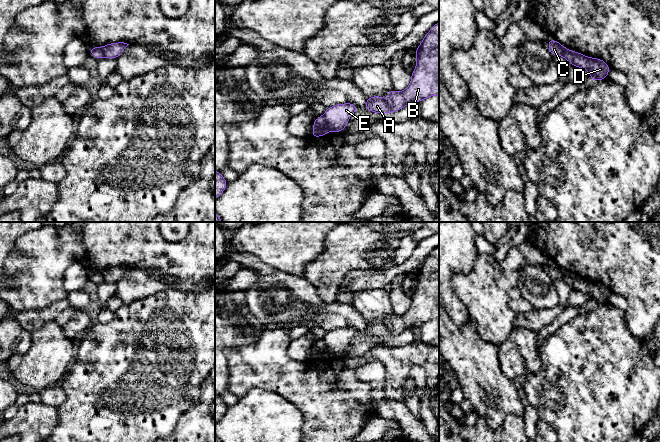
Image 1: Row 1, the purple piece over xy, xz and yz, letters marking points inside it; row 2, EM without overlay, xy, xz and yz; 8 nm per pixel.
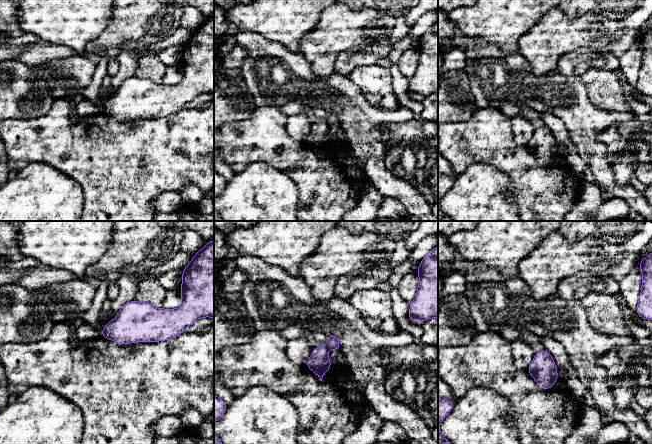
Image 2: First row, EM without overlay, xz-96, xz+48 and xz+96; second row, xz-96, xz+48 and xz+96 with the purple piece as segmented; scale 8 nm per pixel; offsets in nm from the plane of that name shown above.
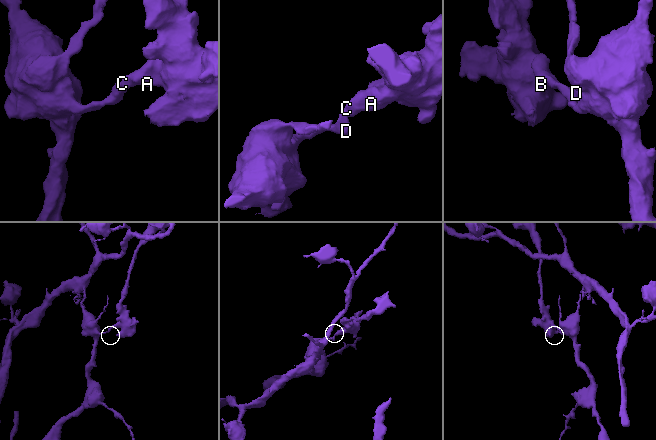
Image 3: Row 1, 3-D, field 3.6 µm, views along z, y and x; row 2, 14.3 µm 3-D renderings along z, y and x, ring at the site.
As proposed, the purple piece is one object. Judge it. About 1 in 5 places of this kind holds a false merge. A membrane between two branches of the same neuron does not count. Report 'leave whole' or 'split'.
split

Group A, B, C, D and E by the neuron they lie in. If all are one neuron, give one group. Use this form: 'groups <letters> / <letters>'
groups A B C E / D

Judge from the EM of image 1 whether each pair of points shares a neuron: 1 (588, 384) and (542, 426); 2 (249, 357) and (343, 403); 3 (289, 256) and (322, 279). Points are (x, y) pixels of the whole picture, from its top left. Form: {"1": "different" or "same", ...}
{"1": "different", "2": "same", "3": "different"}

